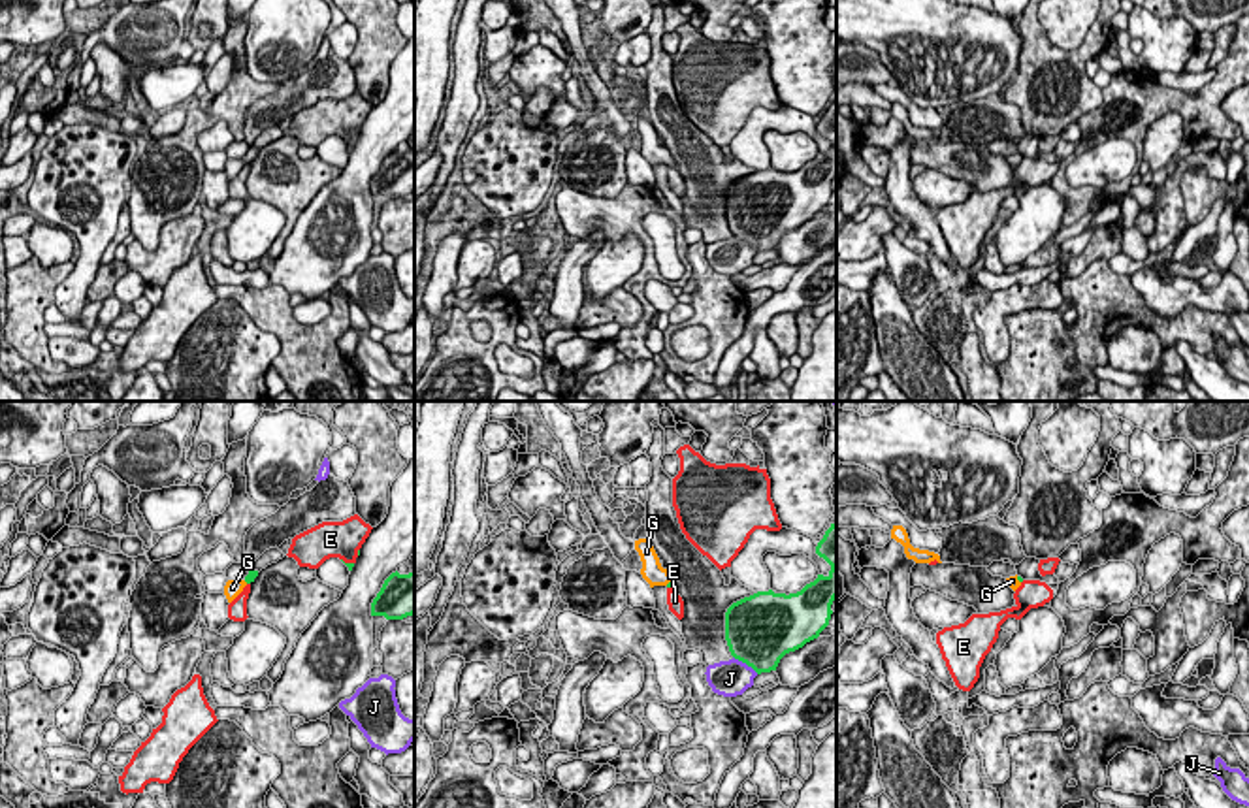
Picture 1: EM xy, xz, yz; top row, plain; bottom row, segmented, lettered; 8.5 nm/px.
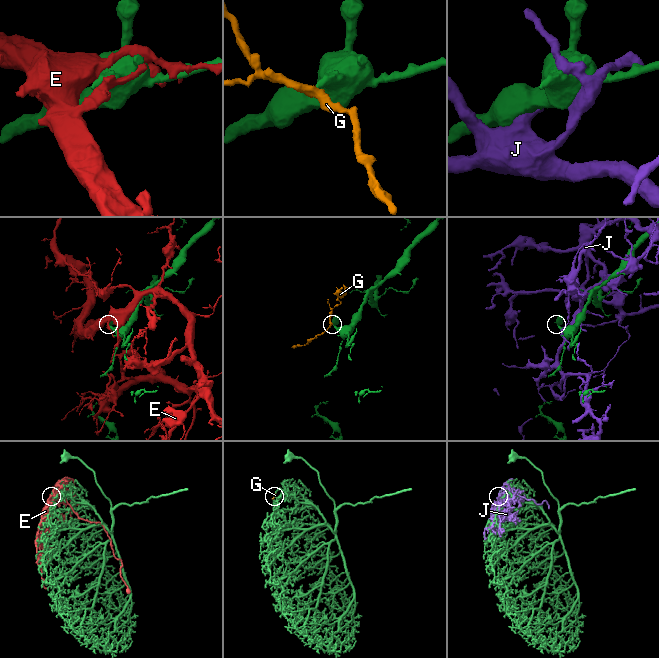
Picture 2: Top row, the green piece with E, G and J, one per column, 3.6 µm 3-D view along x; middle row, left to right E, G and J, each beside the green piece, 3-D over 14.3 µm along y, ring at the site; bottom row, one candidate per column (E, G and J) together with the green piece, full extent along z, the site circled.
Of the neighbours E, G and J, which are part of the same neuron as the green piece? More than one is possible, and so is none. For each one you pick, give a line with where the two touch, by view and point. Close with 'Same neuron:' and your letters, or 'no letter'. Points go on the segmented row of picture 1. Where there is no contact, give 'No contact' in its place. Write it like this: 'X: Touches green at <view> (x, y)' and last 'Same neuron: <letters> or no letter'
G: Touches green at xz (669, 582)
Same neuron: G

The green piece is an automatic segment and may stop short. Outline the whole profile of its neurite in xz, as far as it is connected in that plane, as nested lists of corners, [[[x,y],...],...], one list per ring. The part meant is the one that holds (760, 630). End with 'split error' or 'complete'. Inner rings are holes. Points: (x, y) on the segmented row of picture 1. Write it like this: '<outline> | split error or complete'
[[[836,522],[816,546],[831,571],[797,593],[757,591],[725,612],[725,640],[735,659],[757,674],[776,671],[780,659],[819,637],[836,599]]] | complete

